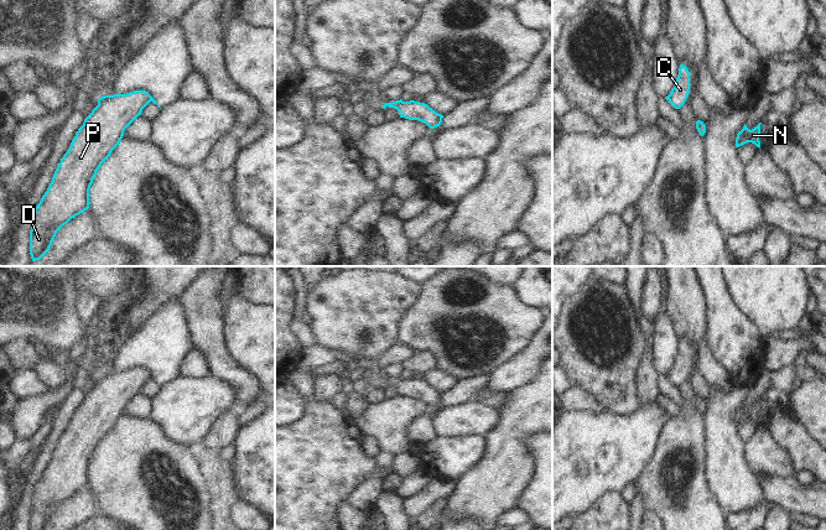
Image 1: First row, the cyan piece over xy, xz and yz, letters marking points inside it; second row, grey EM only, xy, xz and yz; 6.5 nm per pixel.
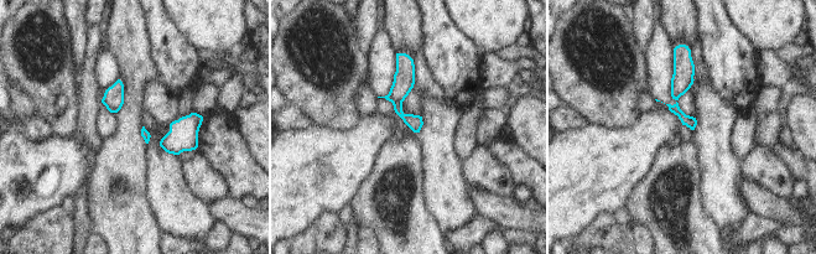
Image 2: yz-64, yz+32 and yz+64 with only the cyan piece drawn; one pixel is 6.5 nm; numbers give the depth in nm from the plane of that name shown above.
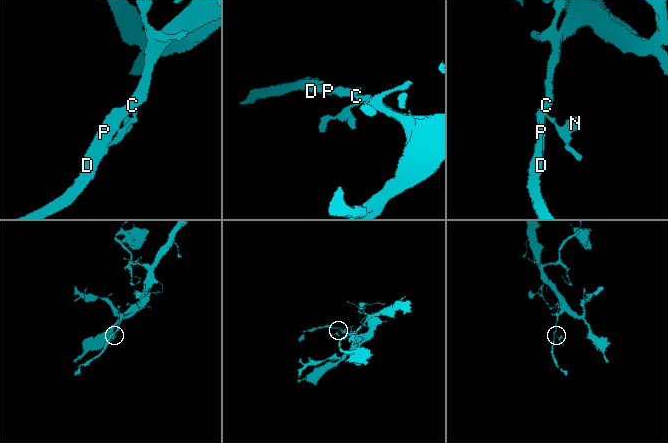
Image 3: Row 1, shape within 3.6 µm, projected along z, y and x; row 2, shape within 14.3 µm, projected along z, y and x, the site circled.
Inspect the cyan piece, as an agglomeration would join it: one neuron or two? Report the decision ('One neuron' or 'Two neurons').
Two neurons.

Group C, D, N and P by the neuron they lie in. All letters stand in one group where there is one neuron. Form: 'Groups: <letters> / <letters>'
Groups: C D P / N.

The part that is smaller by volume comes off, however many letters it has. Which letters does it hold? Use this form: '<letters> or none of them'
N

